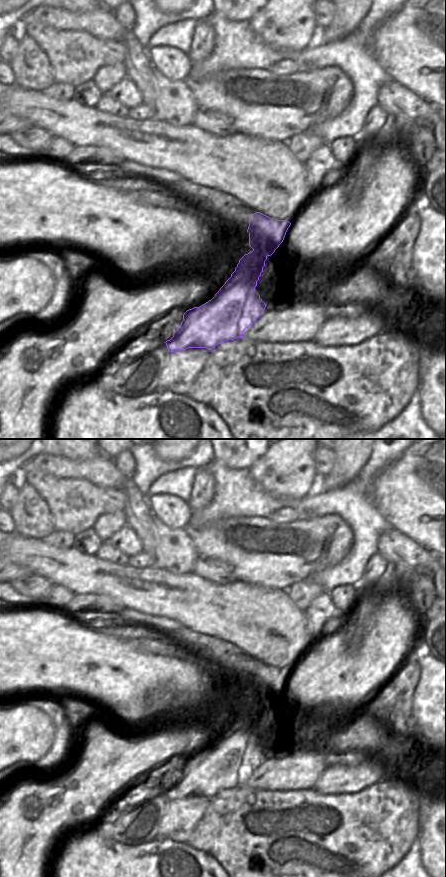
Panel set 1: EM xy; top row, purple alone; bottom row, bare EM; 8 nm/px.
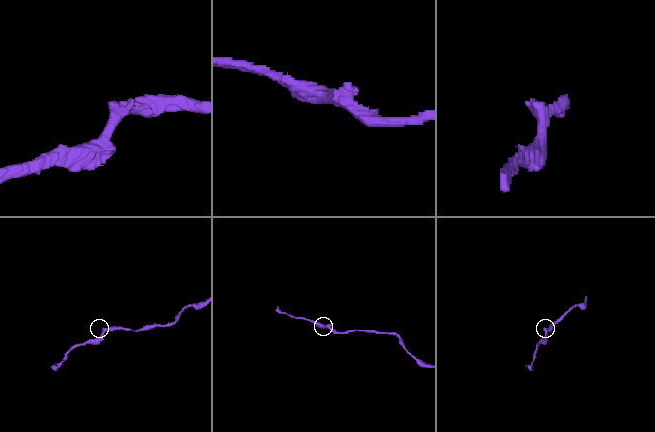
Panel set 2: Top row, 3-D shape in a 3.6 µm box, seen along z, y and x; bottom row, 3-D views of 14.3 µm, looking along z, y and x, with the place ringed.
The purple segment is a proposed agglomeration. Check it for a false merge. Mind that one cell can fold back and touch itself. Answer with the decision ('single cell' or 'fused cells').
single cell

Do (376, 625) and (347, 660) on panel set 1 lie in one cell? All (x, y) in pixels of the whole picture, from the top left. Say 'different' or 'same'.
same

